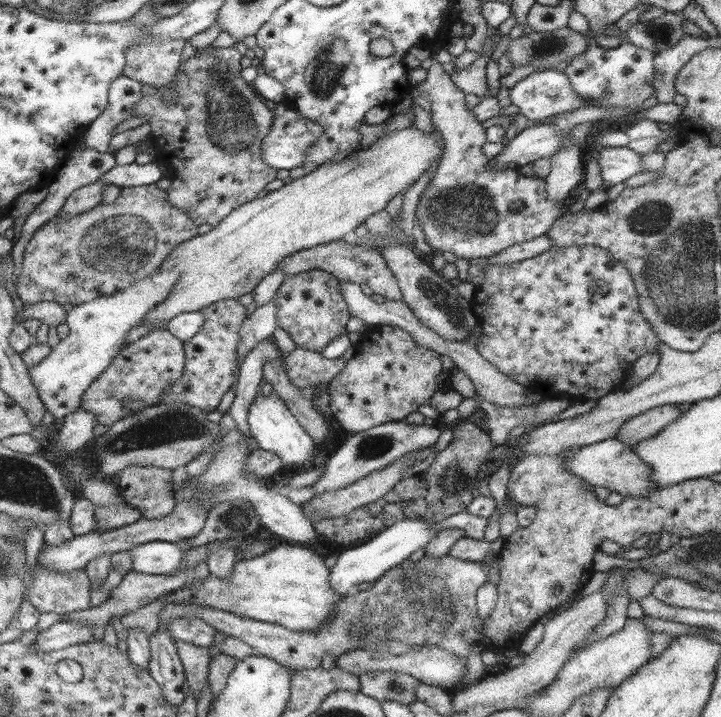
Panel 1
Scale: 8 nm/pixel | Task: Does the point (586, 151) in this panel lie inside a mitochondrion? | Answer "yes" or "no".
no

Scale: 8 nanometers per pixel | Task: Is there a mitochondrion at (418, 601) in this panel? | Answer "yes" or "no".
yes

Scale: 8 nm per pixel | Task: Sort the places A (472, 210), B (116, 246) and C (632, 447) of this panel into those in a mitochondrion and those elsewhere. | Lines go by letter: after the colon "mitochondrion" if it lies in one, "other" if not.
A: mitochondrion
B: mitochondrion
C: other

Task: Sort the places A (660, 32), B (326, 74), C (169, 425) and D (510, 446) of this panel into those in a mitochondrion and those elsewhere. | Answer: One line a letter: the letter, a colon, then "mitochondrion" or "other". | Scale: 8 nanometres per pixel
A: mitochondrion
B: mitochondrion
C: mitochondrion
D: other

